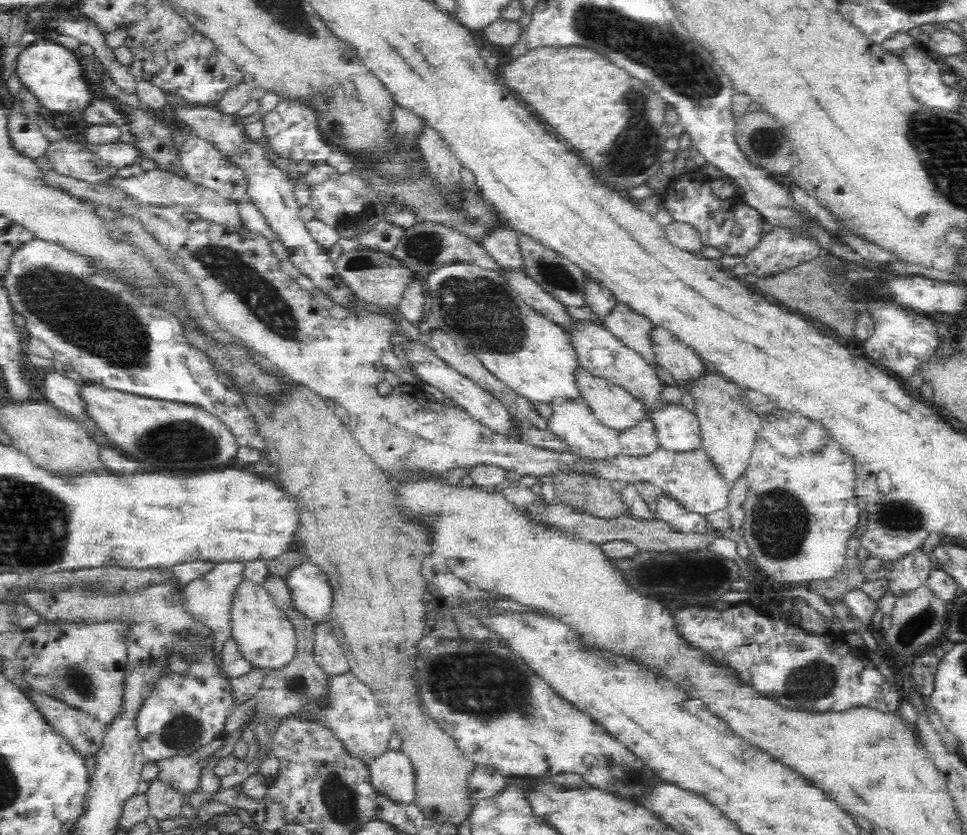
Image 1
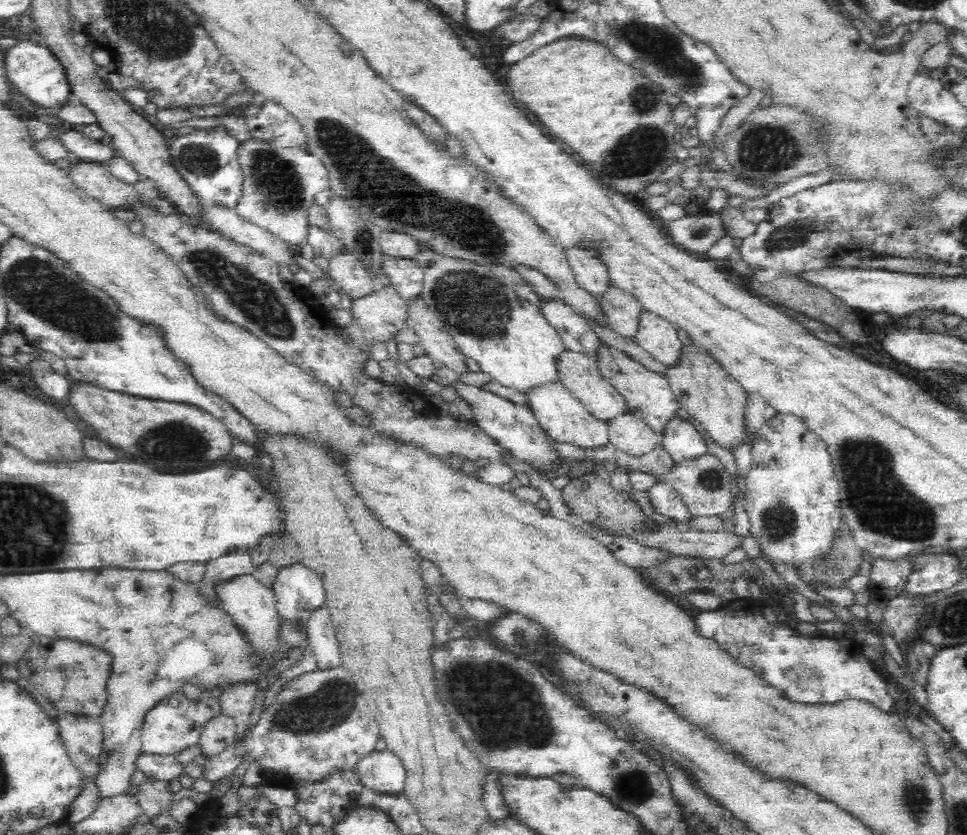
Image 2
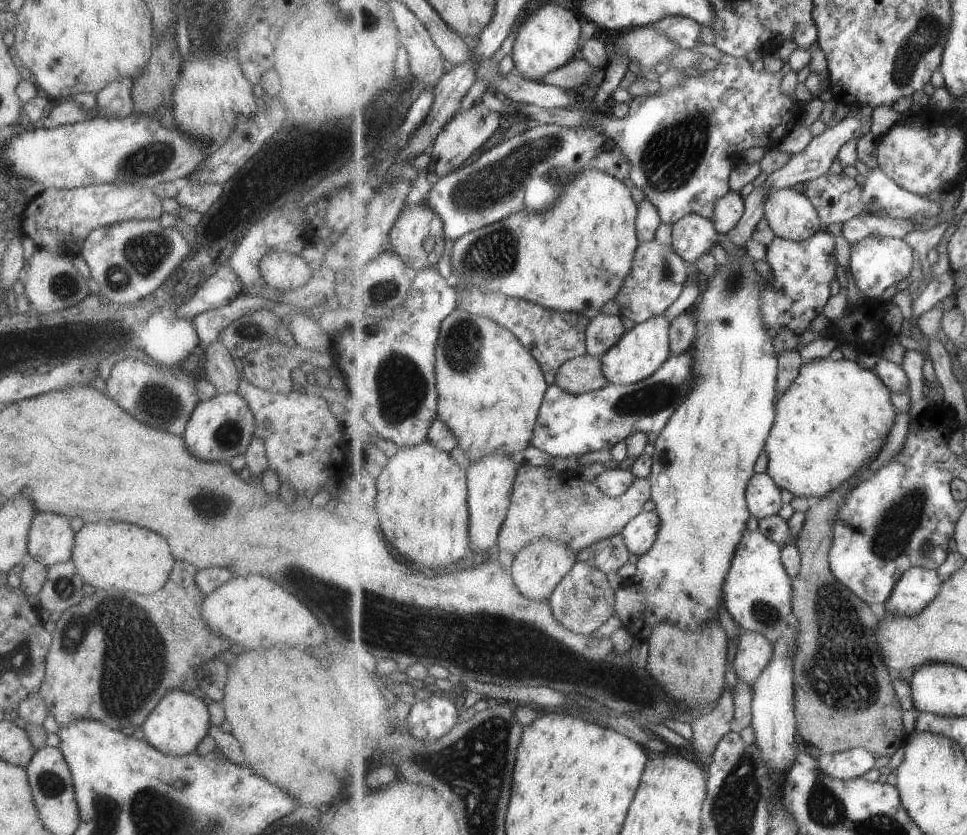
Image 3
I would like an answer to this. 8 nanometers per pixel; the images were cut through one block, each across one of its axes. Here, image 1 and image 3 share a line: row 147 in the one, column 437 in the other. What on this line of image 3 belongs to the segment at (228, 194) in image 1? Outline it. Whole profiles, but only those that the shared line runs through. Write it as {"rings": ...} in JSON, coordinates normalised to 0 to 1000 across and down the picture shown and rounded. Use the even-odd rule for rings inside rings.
{"rings":[[[578,149],[555,150],[545,153],[535,163],[514,172],[512,177],[499,183],[491,194],[469,204],[462,211],[455,212],[443,231],[441,243],[458,261],[460,280],[465,287],[472,289],[484,278],[497,274],[507,268],[526,261],[536,254],[564,251],[570,240],[580,232],[580,225],[588,220],[603,204],[619,204],[639,213],[642,218],[651,213],[653,196],[650,189],[636,174],[626,177],[628,163],[624,163],[617,153],[609,151],[580,151]]]}

